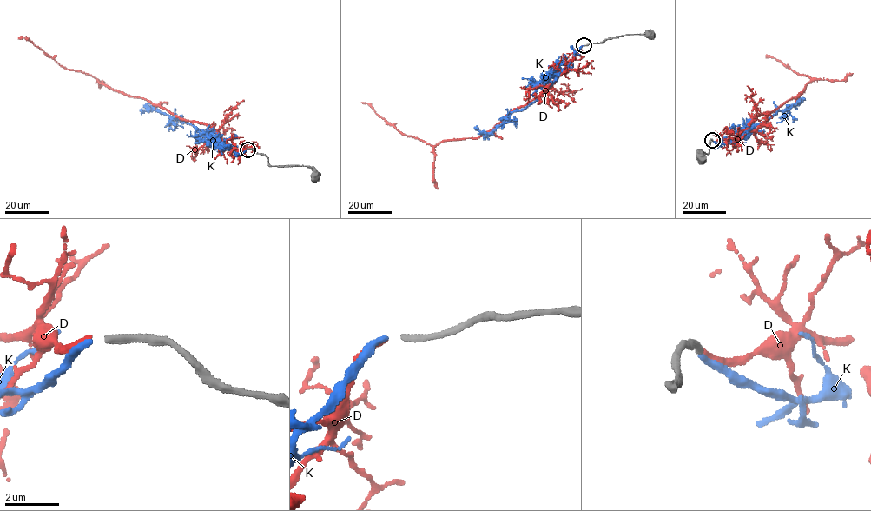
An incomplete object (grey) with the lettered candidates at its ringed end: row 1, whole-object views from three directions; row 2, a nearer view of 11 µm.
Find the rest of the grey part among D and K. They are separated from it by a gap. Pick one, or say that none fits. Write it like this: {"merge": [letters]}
{"merge": ["K"]}

